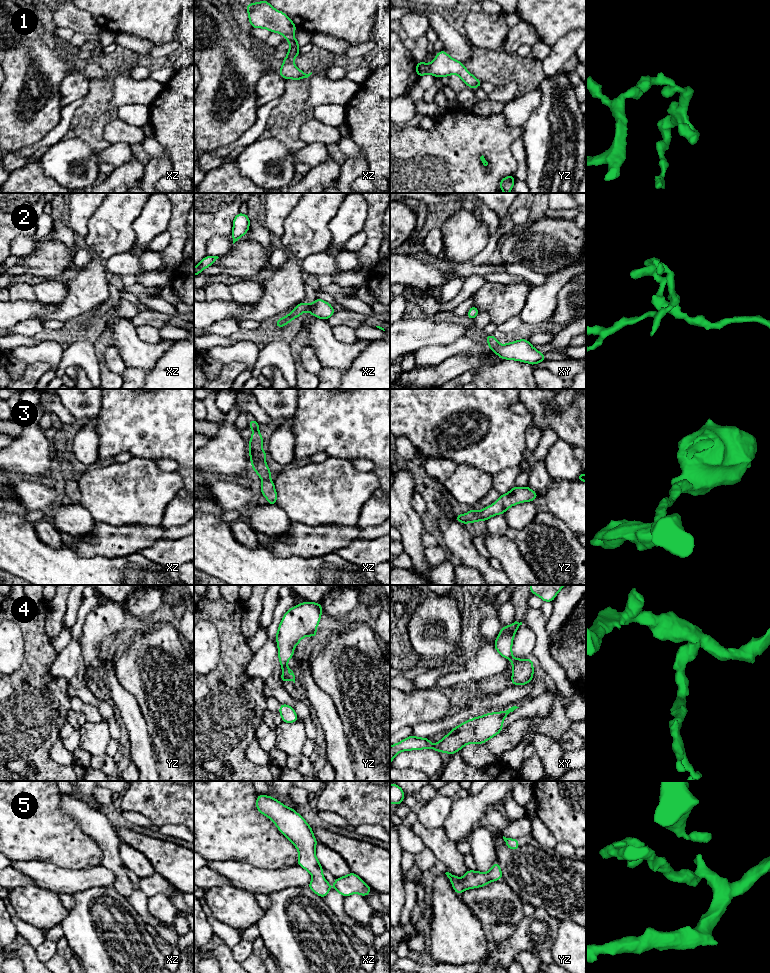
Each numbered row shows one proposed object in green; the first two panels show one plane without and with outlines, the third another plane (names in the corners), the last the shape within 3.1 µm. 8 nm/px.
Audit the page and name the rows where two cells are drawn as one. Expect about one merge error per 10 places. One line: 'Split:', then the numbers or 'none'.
Split: none

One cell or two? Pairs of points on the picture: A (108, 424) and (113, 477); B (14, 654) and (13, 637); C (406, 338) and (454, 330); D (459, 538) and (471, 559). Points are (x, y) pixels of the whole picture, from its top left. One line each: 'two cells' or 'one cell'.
A: two cells
B: one cell
C: one cell
D: one cell

